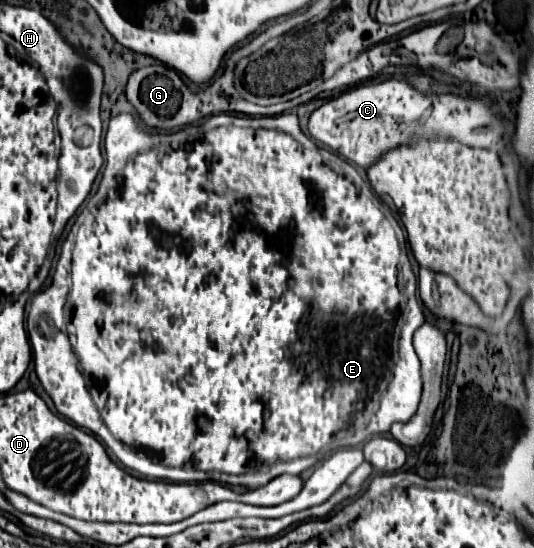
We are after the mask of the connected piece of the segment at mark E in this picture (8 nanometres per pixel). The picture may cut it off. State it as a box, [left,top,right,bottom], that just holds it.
[26,113,424,489]

